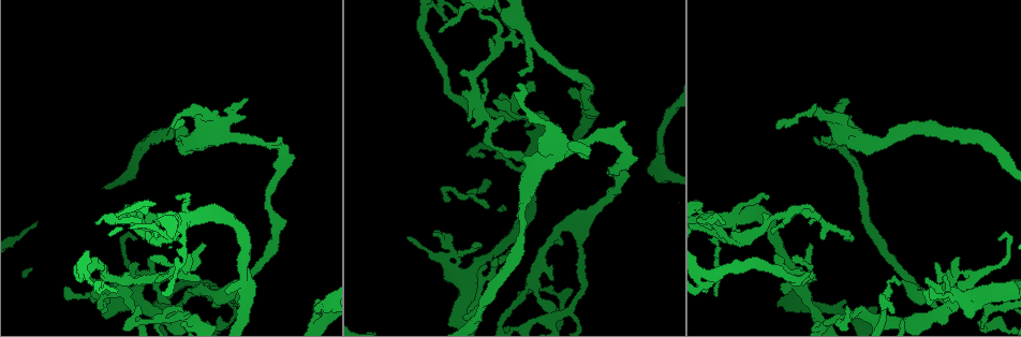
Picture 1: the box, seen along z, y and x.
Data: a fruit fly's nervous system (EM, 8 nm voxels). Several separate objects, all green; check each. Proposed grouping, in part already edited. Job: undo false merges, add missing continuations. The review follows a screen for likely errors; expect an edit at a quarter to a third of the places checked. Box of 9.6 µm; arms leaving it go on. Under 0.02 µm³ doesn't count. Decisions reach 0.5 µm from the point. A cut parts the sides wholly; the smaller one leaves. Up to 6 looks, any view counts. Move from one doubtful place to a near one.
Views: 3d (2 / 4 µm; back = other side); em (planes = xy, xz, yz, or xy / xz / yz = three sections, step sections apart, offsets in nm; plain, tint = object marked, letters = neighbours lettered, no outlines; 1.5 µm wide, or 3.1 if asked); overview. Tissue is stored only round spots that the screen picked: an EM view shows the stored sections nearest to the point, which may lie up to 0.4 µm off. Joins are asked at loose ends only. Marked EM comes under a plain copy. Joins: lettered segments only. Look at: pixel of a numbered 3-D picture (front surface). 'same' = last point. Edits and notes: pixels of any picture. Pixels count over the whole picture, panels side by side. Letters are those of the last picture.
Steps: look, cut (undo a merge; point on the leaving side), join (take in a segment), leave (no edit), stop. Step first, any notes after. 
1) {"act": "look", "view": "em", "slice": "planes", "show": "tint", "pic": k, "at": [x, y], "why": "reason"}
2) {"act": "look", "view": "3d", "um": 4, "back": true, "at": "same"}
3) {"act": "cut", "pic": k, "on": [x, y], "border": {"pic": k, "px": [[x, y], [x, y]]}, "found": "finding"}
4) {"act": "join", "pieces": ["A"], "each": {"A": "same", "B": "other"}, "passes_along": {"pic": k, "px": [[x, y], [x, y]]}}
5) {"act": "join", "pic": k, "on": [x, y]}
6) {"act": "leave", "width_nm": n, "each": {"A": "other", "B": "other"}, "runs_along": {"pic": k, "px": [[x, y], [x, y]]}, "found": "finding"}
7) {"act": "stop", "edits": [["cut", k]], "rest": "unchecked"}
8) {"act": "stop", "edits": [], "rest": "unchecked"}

{"act": "look", "view": "em", "slice": "planes", "show": "letters", "pic": 1, "at": [955, 294], "why": "calibre changes"}

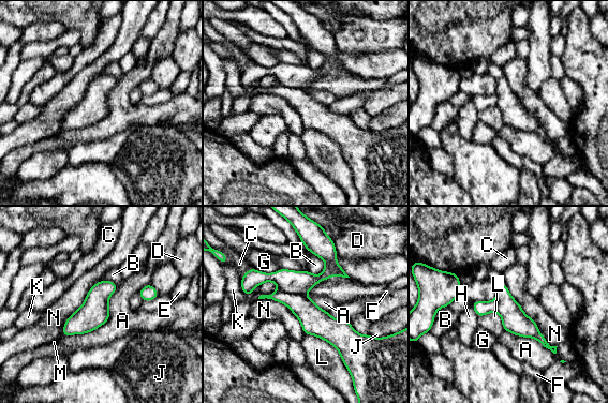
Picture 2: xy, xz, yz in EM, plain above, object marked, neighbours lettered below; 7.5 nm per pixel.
{"act": "leave", "each": {"A": "other", "B": "other", "C": "other", "D": "other", "E": "other", "F": "other", "G": "other", "H": "other", "J": "other", "K": "other", "L": "other", "M": "other", "N": "other"}, "found": "continuous, no second cell"}

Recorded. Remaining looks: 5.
{"act": "look", "view": "em", "slice": "xy", "step": 4, "show": "tint", "pic": 1, "at": [482, 81], "why": "branch stops here"}

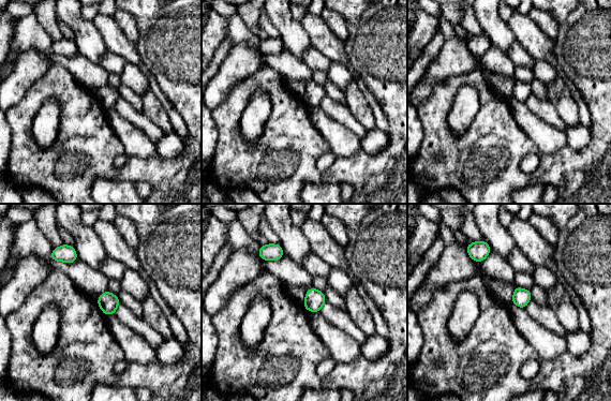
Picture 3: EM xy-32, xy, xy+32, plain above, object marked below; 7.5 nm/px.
{"act": "look", "view": "em", "slice": "xz", "step": 4, "show": "letters", "at": "same"}

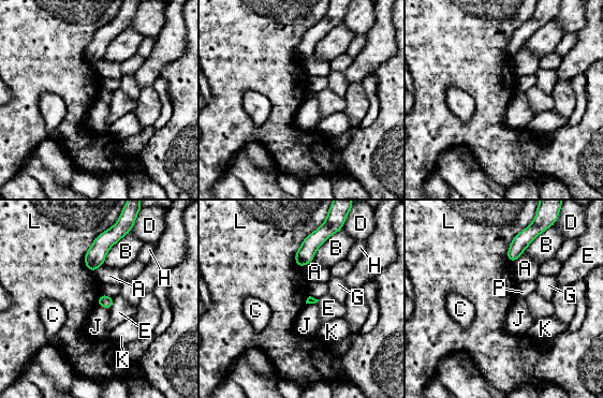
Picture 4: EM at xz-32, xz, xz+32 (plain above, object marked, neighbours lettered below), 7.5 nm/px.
{"act": "leave", "each": {"A": "other", "B": "other", "C": "other", "D": "other", "E": "other", "G": "other", "H": "other", "J": "other", "K": "other", "L": "other", "P": "other"}, "found": "none of them fits"}

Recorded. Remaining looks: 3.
{"act": "look", "view": "3d", "um": 4, "pic": 1, "at": [511, 115], "why": "three arms meet"}

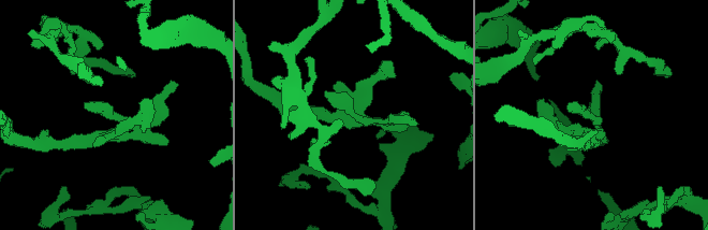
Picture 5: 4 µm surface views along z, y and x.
{"act": "look", "view": "em", "slice": "xy", "step": 8, "show": "tint", "pic": 5, "at": [355, 120], "why": "need the tissue"}

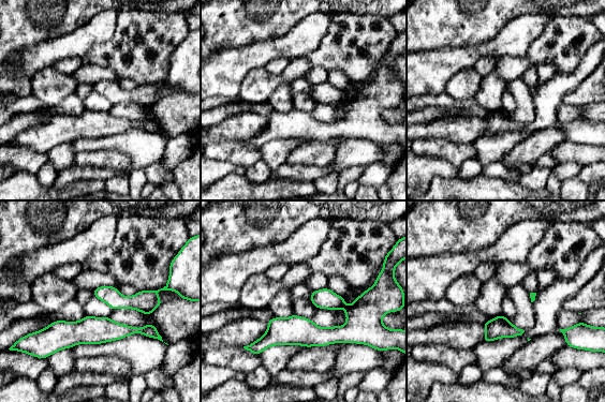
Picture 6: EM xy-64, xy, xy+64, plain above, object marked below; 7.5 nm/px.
{"act": "look", "view": "em", "slice": "planes", "show": "letters", "at": "same", "why": "cut it another way"}

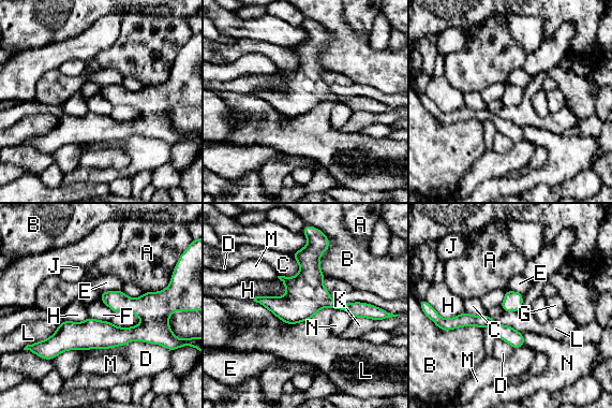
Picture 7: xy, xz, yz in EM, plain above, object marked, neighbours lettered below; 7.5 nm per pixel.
{"act": "leave", "each": {"A": "other", "B": "other", "C": "other", "D": "other", "E": "other", "F": "other", "G": "other", "H": "other", "J": "other", "K": "other", "L": "other", "M": "other", "N": "other"}, "runs_along": {"pic": 7, "px": [[164, 292], [136, 333], [51, 339]]}, "found": "continuous, no second cell"}

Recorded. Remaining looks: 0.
{"act": "stop", "edits": [], "rest": "unchecked"}

